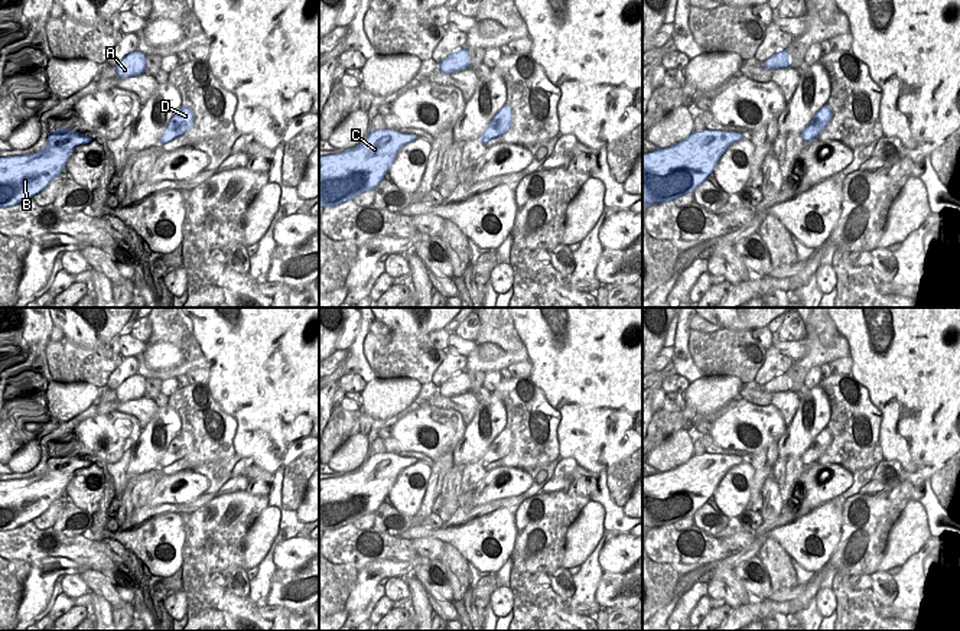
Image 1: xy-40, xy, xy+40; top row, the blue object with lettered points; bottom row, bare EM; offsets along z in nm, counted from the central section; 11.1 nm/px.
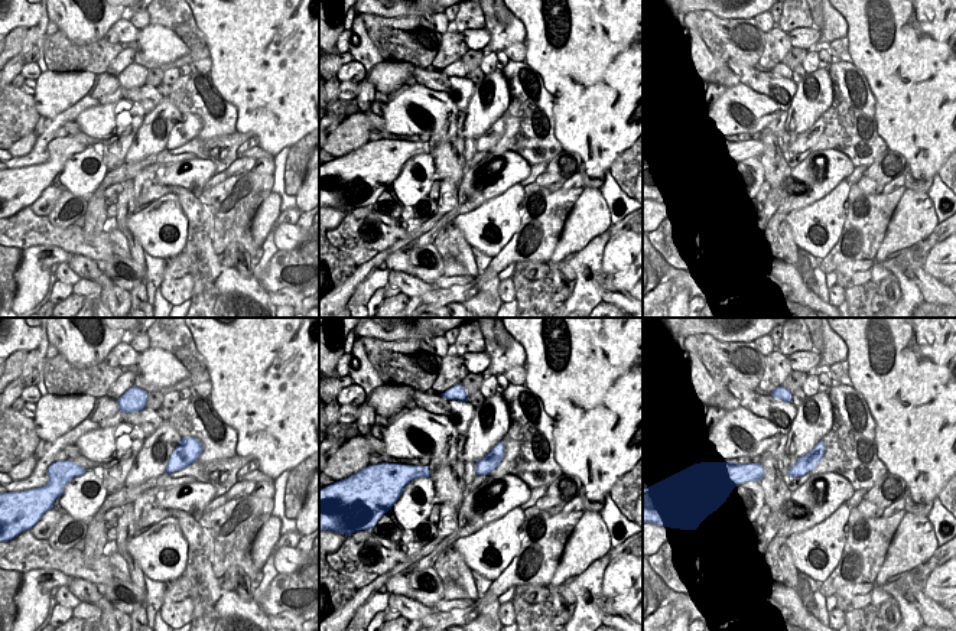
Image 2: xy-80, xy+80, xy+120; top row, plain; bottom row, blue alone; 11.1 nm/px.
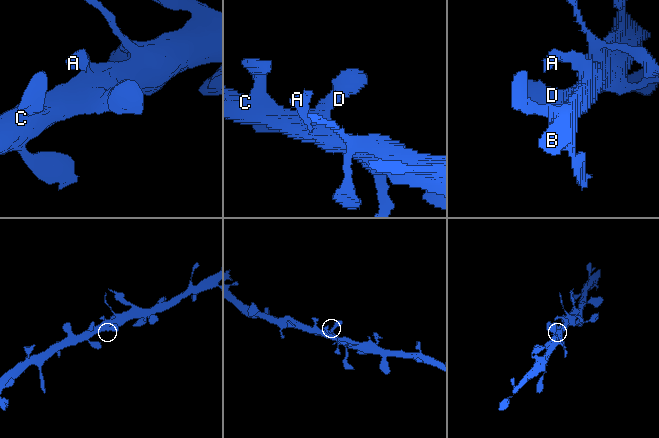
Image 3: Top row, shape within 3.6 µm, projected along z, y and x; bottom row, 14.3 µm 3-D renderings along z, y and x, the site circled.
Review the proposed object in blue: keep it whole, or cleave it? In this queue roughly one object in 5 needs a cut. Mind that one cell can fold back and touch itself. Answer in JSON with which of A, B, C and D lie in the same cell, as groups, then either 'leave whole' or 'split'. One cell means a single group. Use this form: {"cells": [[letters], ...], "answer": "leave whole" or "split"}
{"cells": [["A", "B", "C", "D"]], "answer": "leave whole"}

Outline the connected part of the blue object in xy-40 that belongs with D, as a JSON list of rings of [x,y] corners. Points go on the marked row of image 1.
[[[180,107],[178,113],[170,118],[163,136],[160,137],[162,144],[185,134],[193,126],[193,113],[191,108]]]

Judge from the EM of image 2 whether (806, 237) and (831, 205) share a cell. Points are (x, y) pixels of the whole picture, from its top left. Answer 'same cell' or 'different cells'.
same cell

